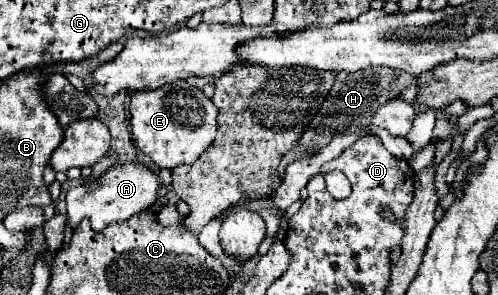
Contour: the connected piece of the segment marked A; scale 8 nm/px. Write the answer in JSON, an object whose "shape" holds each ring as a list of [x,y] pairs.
{"shape":[[[123,163],[119,167],[109,169],[103,177],[97,179],[87,179],[87,183],[71,187],[65,195],[67,201],[67,221],[75,229],[85,217],[89,217],[91,227],[95,231],[101,231],[109,223],[115,221],[127,221],[135,213],[141,213],[143,209],[151,207],[157,201],[157,191],[161,187],[171,185],[171,171],[159,171],[153,173],[147,165],[143,163]]]}

